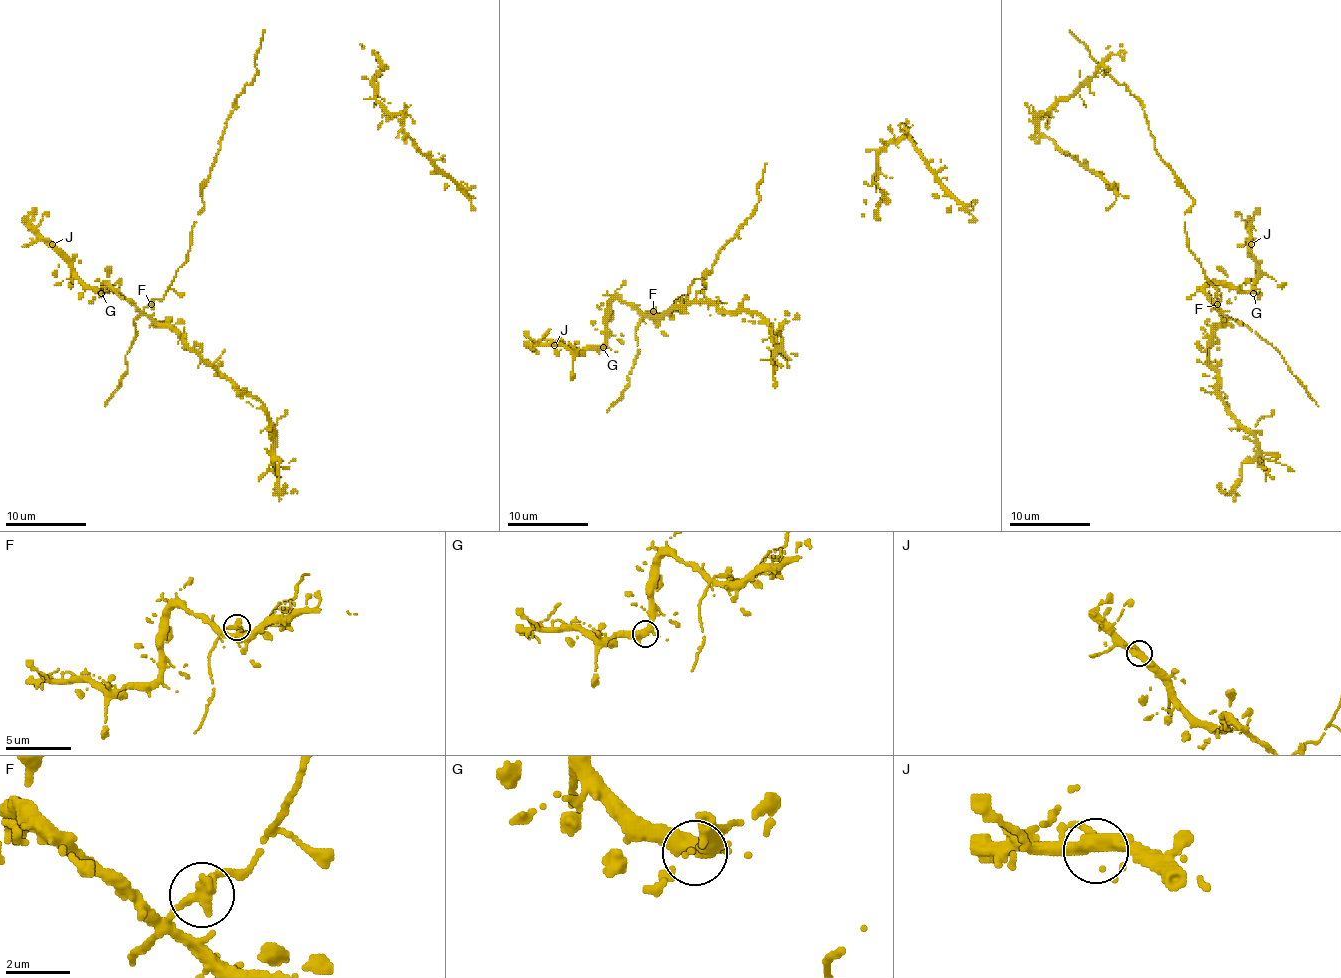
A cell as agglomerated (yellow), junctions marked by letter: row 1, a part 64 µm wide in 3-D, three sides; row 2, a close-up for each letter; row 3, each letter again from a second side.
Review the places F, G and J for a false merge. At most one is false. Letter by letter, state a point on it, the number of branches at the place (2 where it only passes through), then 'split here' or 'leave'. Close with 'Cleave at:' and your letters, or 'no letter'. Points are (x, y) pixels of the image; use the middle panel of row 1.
F: at (653, 311); 2 branches meet; split here
G: at (603, 347); 2 branches meet; leave
J: at (554, 345); 2 branches meet; leave
Cleave at: F

